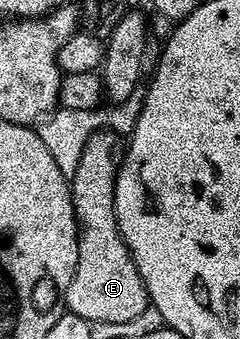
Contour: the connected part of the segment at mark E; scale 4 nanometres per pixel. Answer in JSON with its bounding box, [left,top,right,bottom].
[64,132,150,322]

